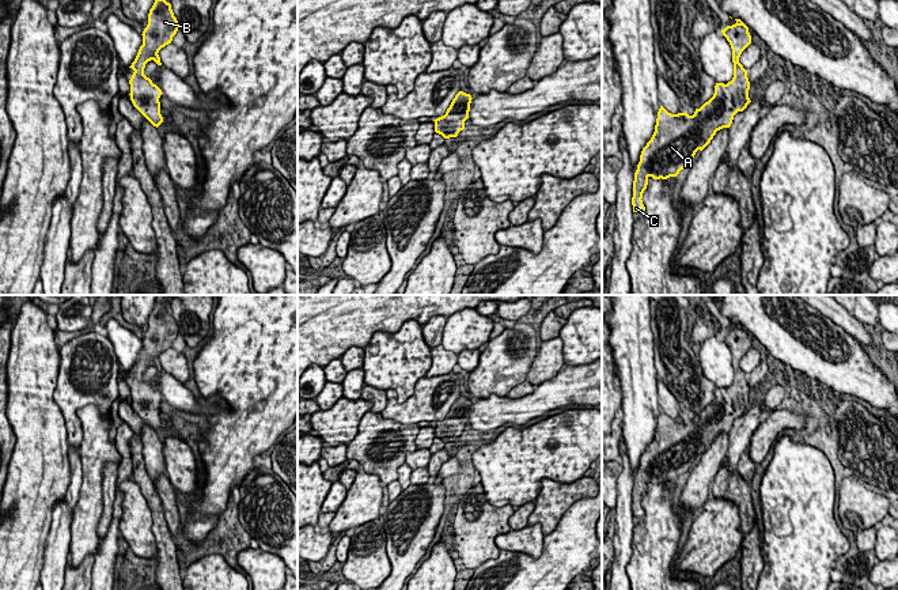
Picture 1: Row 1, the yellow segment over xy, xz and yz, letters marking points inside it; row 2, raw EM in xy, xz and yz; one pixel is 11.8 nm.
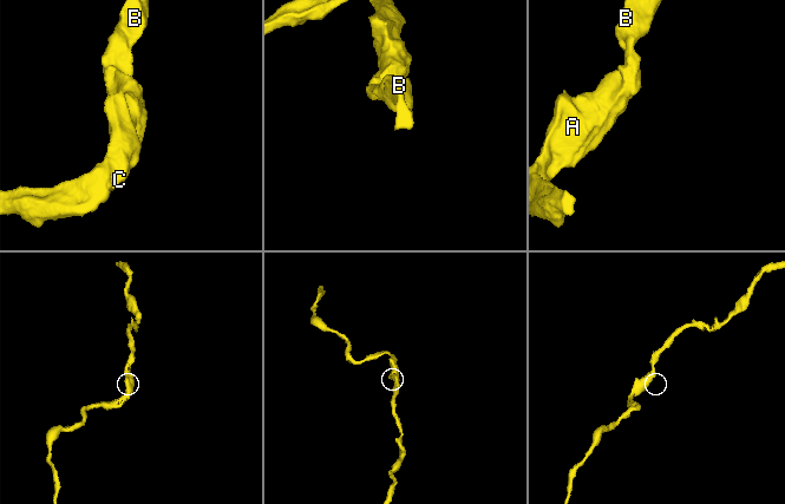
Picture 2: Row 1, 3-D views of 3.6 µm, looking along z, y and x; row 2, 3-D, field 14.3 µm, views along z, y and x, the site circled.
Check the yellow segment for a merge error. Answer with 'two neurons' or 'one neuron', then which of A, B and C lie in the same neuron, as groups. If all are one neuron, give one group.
one neuron; A B C

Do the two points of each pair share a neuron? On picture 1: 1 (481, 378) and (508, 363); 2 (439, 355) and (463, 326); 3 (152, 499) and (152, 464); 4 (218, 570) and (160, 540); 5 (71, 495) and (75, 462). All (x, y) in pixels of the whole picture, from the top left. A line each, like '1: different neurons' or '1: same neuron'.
1: same neuron
2: different neurons
3: same neuron
4: different neurons
5: same neuron

